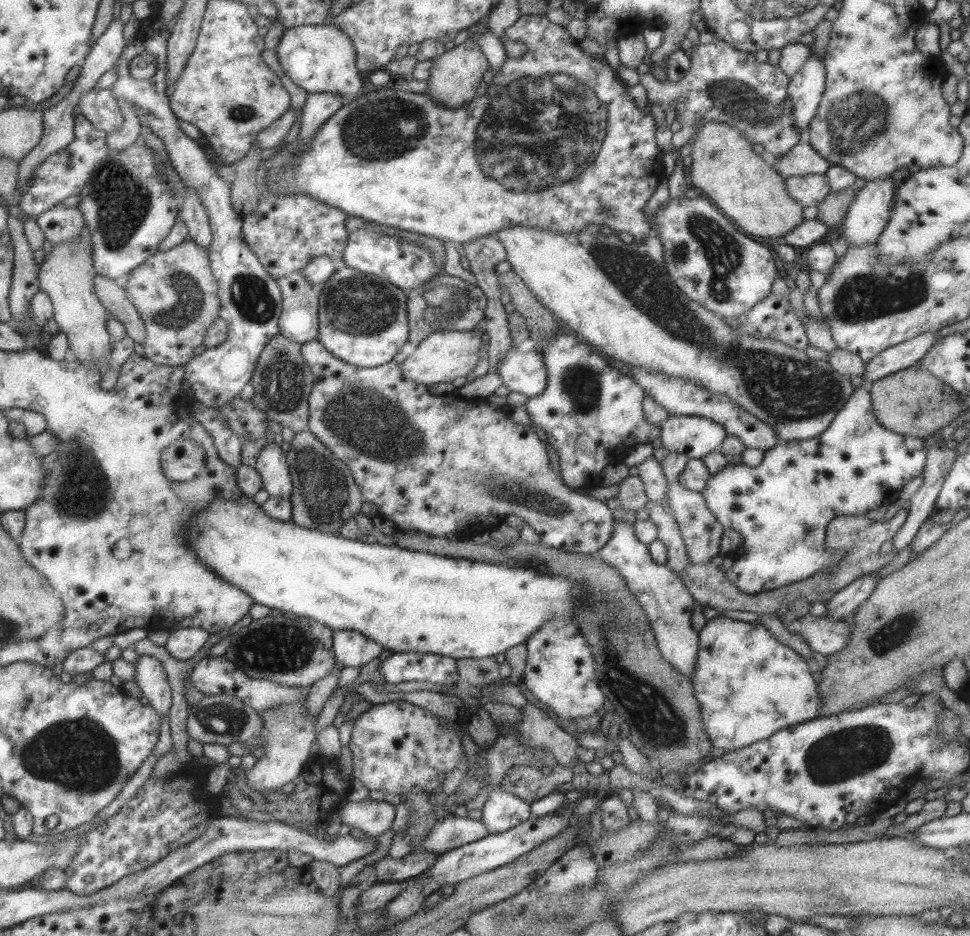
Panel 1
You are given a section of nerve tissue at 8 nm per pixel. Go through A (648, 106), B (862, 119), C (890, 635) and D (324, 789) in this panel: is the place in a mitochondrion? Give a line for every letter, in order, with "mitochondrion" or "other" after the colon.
A: other
B: mitochondrion
C: mitochondrion
D: other

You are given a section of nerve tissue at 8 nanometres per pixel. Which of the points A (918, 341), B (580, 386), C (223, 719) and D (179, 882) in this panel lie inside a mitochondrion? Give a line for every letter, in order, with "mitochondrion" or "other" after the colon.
A: other
B: mitochondrion
C: mitochondrion
D: other

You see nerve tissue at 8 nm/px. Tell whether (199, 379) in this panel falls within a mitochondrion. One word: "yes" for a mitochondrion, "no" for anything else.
no

